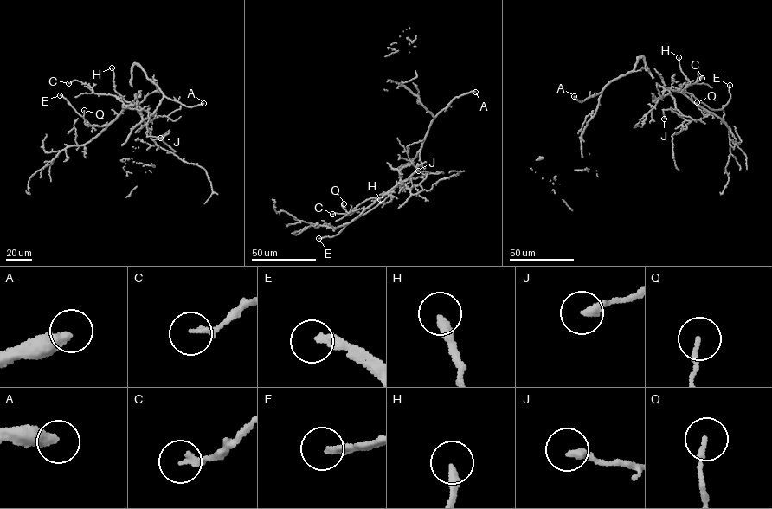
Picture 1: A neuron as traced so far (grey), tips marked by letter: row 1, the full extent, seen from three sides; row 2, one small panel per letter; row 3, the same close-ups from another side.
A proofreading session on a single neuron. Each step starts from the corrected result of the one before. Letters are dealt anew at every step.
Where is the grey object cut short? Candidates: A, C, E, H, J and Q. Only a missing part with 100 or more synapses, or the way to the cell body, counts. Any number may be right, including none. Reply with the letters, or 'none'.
A, E

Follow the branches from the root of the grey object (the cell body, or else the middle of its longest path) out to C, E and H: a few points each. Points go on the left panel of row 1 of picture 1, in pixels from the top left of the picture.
C: (151, 80), (156, 83), (157, 91), (138, 104), (129, 106), (114, 95), (94, 93), (80, 81), (68, 83)
E: (151, 80), (156, 83), (157, 91), (99, 126), (91, 125), (60, 95)
H: (151, 80), (156, 83), (157, 91), (138, 104), (132, 100), (129, 106), (130, 103), (114, 89), (112, 67)

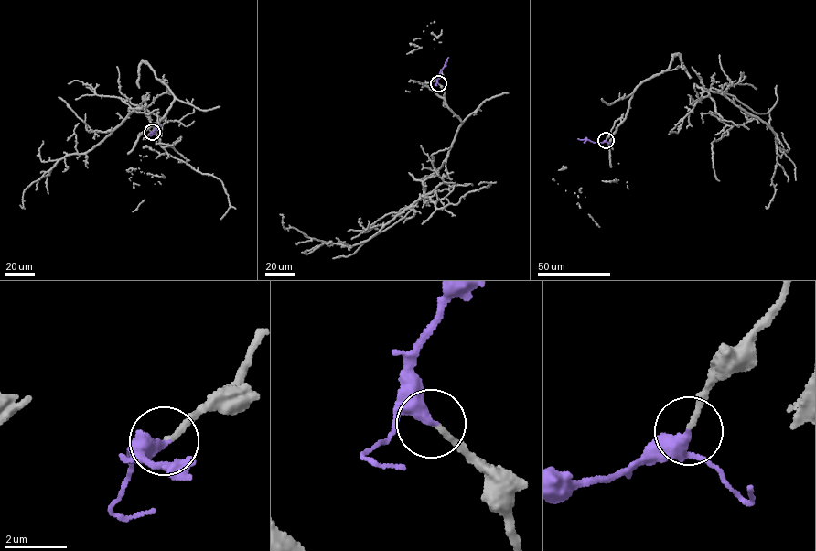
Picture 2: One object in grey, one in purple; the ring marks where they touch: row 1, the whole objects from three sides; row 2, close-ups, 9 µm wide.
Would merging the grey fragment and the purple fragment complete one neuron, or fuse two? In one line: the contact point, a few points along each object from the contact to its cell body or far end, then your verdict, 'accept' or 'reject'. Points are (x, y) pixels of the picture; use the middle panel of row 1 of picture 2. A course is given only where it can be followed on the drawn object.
(438, 83) | grey via (437, 83), (443, 102), (461, 122), (446, 158), (448, 189), (424, 193), (350, 246), (284, 228), (280, 214) | purple via (437, 83), (448, 57) | accept

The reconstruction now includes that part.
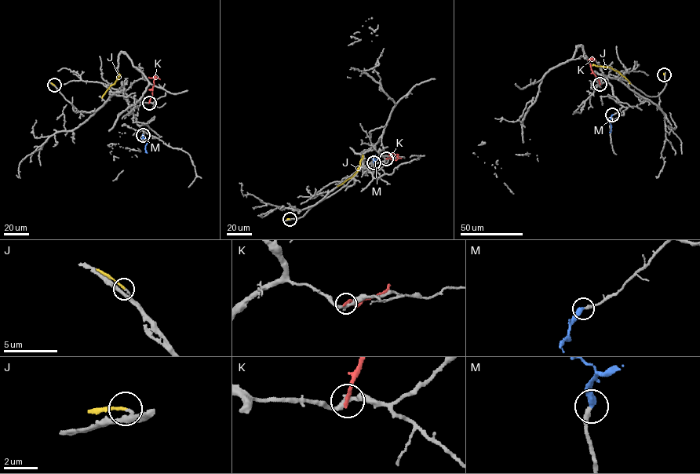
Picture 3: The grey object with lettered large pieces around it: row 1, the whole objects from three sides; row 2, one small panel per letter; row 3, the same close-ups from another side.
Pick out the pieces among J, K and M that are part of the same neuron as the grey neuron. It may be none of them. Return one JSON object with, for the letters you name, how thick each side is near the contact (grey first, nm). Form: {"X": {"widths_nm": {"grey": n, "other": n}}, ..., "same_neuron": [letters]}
{"M": {"widths_nm": {"grey": 260, "other": 400}}, "same_neuron": ["M"]}

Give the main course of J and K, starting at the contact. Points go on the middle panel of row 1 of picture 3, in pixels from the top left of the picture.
J: (289, 219), (353, 175), (359, 165), (362, 154)
K: (386, 158), (399, 154), (396, 160), (390, 158)

